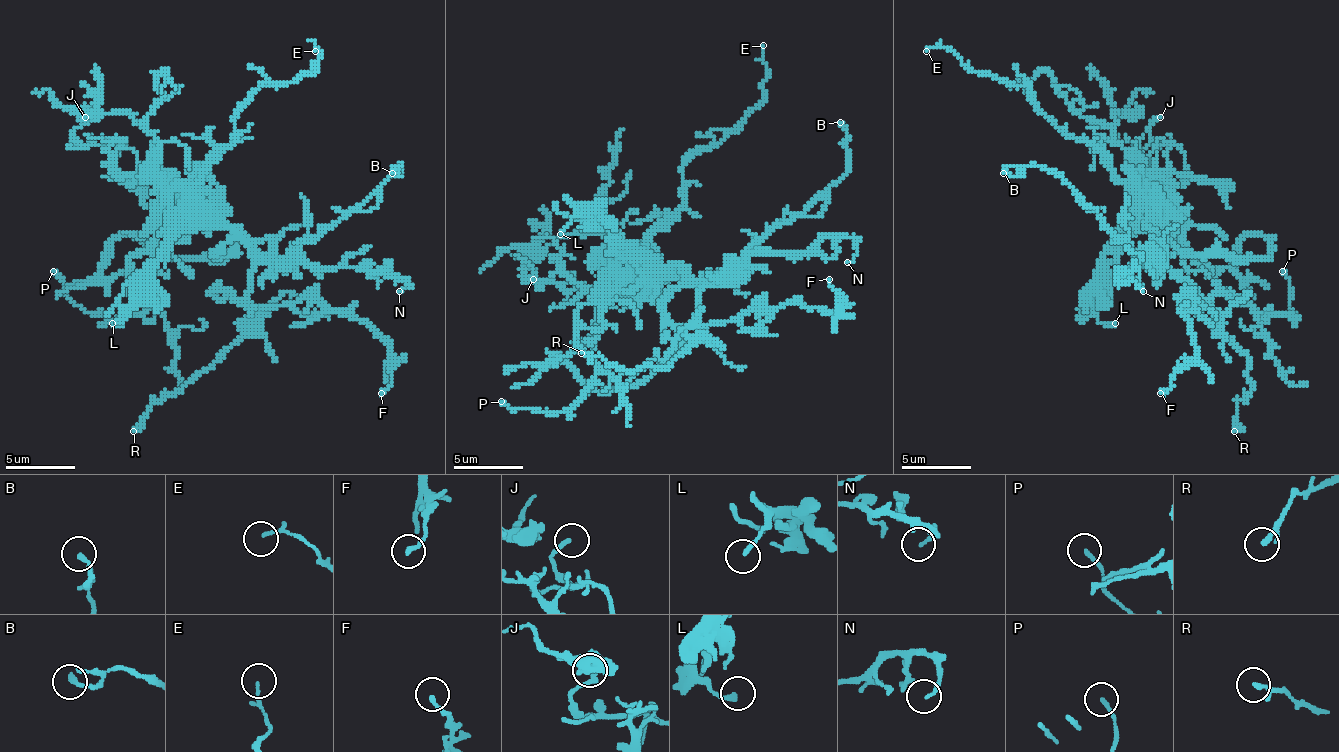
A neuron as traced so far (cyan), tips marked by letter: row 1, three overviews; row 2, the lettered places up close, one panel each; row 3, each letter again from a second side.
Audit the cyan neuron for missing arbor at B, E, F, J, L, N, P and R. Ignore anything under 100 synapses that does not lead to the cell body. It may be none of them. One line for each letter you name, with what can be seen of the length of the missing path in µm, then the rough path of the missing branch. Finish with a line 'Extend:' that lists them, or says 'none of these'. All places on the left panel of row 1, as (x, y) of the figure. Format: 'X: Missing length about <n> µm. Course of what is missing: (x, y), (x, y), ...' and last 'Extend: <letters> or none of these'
Extend: none of these

